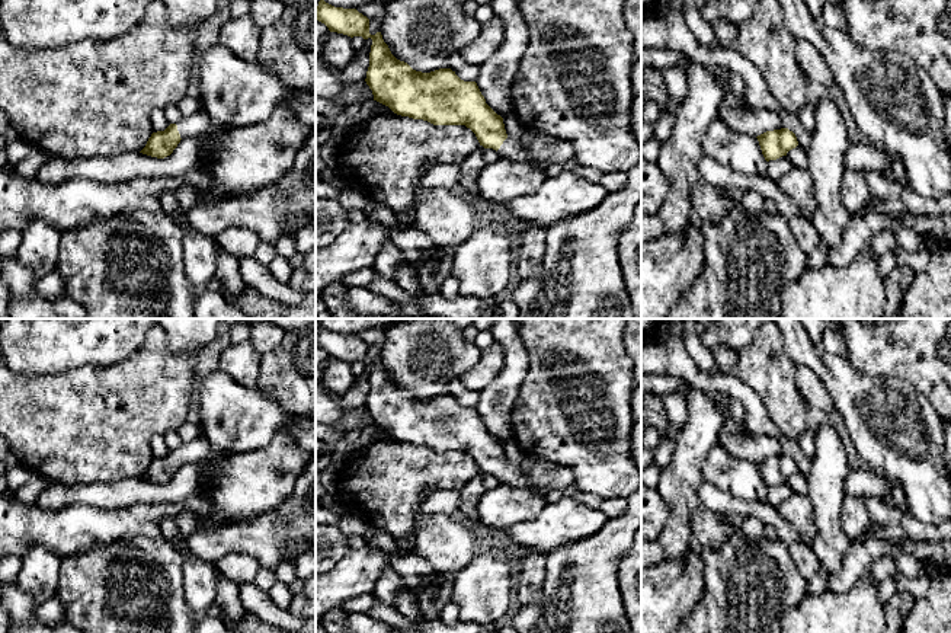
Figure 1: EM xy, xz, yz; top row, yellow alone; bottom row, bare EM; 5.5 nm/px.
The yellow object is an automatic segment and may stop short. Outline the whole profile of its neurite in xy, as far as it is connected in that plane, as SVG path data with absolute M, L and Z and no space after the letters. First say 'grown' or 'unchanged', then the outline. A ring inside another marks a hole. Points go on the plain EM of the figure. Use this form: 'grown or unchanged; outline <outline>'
grown; outline M201 435L190 442L183 442L176 450L170 450L164 457L153 458L140 479L164 485L173 479L183 464L196 466L205 460L209 460L212 455L214 451L208 439Z

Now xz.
grown; outline M321 325L316 346L330 358L372 365L365 407L374 426L397 441L433 451L465 451L480 471L496 476L500 483L535 489L521 470L521 461L506 460L503 444L486 429L476 407L461 406L451 394L430 399L413 396L391 380L381 358L369 359L369 345L356 335L334 333Z

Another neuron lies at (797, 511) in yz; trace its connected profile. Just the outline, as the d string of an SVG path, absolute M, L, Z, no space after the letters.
M792 493L777 506L777 511L798 533L803 543L813 543L817 531L814 525L814 508L807 495Z

